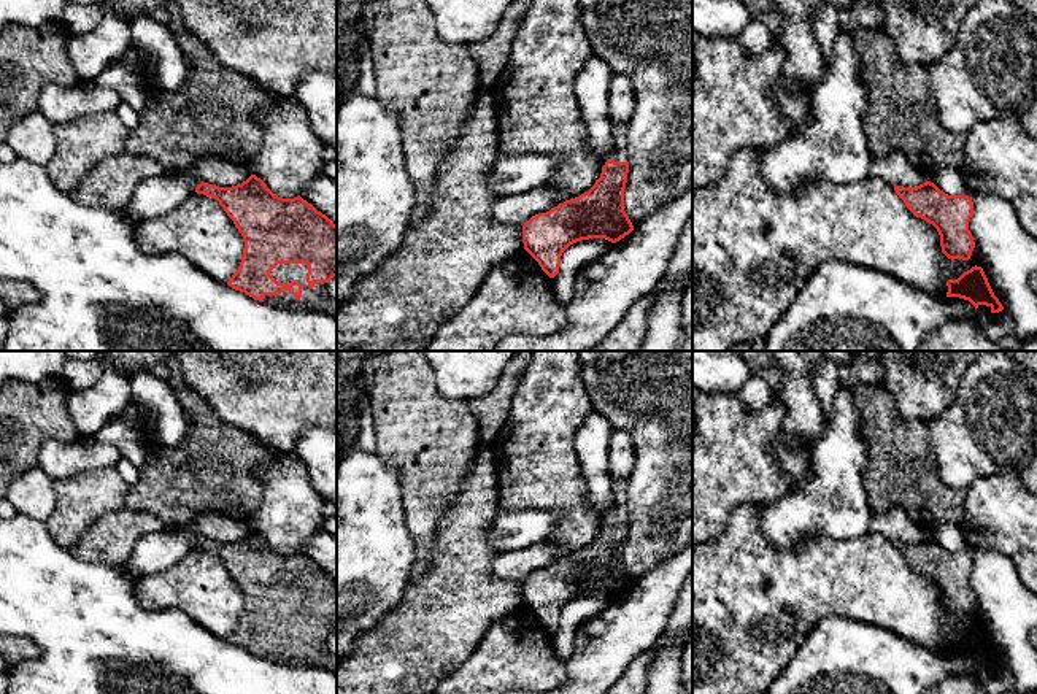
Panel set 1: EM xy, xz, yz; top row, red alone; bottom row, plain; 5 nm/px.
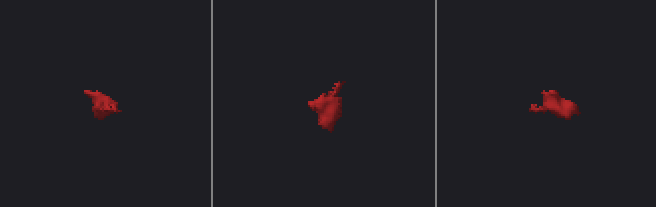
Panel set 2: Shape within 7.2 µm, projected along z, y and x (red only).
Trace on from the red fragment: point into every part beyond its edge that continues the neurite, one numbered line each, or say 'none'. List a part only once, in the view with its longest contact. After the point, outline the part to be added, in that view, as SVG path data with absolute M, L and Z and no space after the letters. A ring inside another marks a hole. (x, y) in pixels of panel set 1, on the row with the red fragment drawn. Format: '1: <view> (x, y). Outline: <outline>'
1: xy (316, 299). Outline: M278 264L270 275L278 283L299 281L302 284L302 297L297 300L295 295L284 289L279 295L265 295L264 303L283 310L319 311L337 318L337 300L327 294L327 283L316 283L310 289L306 273L306 264Z

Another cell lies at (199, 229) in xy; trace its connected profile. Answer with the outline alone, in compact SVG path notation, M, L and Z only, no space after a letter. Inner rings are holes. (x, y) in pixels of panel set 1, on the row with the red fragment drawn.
M191 194L179 206L140 222L138 246L148 254L176 253L219 283L238 270L245 241L216 199Z

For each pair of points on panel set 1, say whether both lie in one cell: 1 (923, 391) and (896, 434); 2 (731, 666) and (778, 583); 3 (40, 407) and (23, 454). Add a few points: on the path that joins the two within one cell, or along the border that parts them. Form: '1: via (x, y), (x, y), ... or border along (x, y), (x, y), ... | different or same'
1: border along (883, 388), (902, 416), (926, 423) | different
2: via (731, 645), (731, 631), (758, 604) | same
3: via (29, 418), (23, 424), (23, 443) | same

